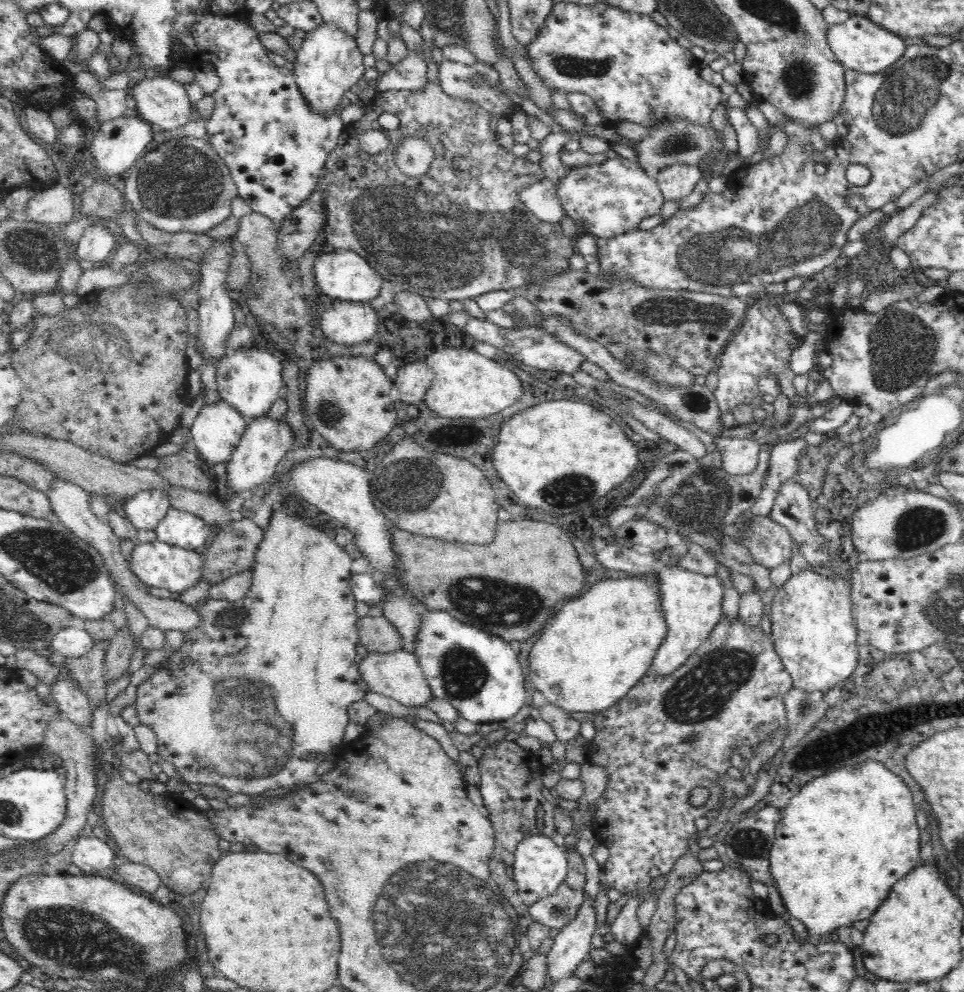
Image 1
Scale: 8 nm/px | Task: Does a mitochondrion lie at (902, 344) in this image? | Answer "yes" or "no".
yes

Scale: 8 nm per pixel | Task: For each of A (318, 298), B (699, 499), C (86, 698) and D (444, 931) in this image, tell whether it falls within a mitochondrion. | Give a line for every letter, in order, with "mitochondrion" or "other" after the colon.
A: other
B: mitochondrion
C: other
D: mitochondrion

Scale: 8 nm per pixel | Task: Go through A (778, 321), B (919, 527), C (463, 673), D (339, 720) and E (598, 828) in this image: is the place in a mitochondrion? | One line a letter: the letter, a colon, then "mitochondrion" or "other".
A: other
B: mitochondrion
C: mitochondrion
D: other
E: other

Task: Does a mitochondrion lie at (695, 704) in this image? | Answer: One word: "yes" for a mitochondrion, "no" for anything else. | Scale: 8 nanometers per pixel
yes

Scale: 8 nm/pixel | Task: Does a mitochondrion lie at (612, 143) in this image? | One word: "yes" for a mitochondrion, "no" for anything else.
no

